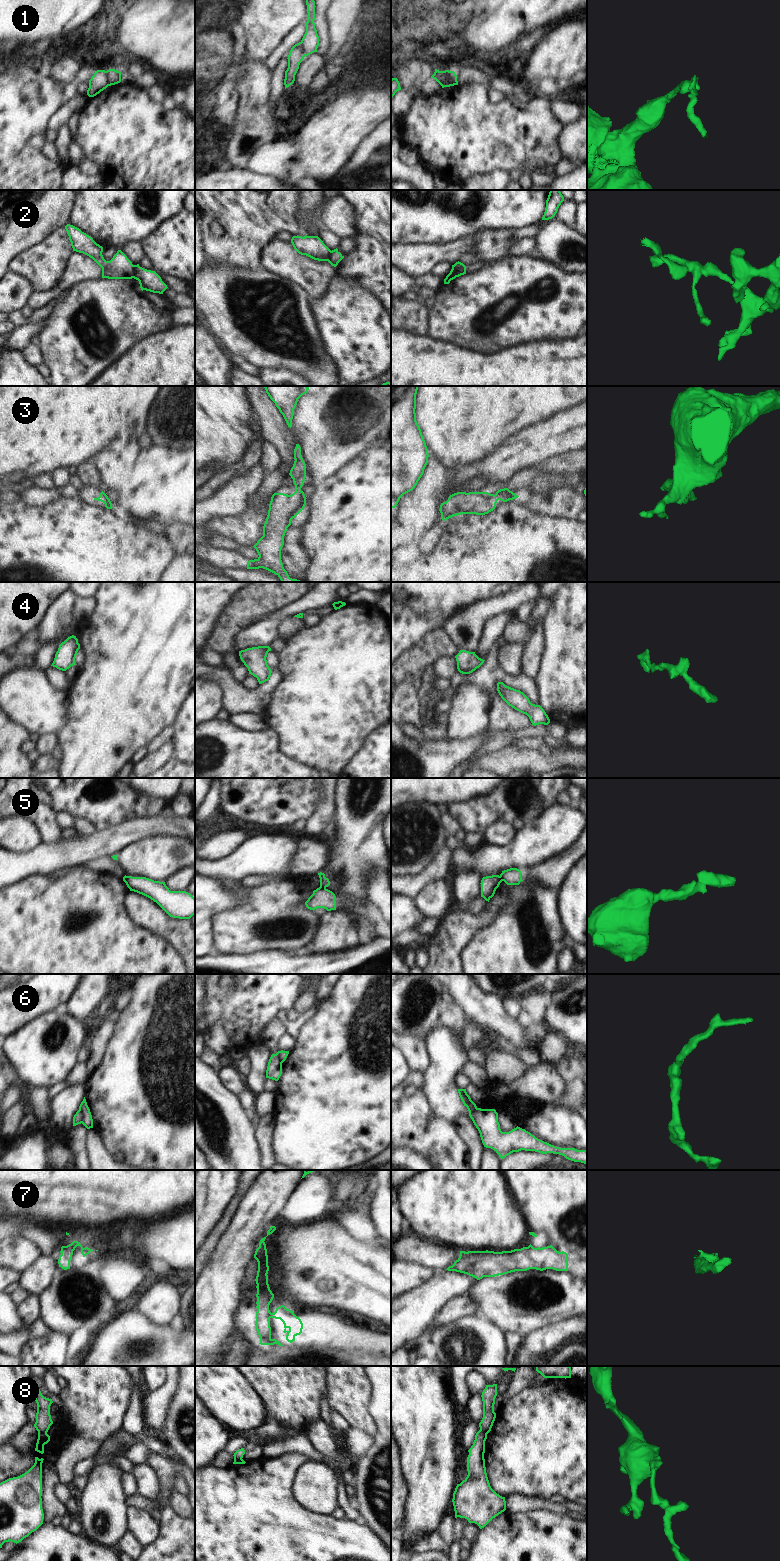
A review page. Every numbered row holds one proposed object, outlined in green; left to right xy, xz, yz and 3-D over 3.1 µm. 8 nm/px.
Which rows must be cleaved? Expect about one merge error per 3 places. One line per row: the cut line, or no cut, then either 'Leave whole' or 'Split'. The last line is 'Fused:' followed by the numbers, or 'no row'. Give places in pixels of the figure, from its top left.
1: Split along yz (450, 71), (450, 80), (442, 87). Split
2: Split along xy (134, 265), (134, 275), (132, 277). Split
3: No split. Leave whole
4: No split. Leave whole
5: Split along xz (320, 886), (325, 888). Split
6: Split along xy (78, 1110), (82, 1122). Split
7: No split. Leave whole
8: Split along xy (38, 1432), (46, 1433). Split
Fused: 1, 2, 5, 6, 8.

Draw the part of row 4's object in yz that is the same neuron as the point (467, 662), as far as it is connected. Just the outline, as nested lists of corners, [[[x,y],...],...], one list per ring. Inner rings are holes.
[[[460,650],[455,656],[457,669],[462,674],[470,674],[479,668],[485,660],[479,658],[475,652]]]

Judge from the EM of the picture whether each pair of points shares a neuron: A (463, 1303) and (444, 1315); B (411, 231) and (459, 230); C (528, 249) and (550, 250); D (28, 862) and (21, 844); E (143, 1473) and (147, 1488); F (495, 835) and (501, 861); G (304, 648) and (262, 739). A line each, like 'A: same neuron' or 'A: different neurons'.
A: same neuron
B: same neuron
C: different neurons
D: different neurons
E: same neuron
F: different neurons
G: different neurons

